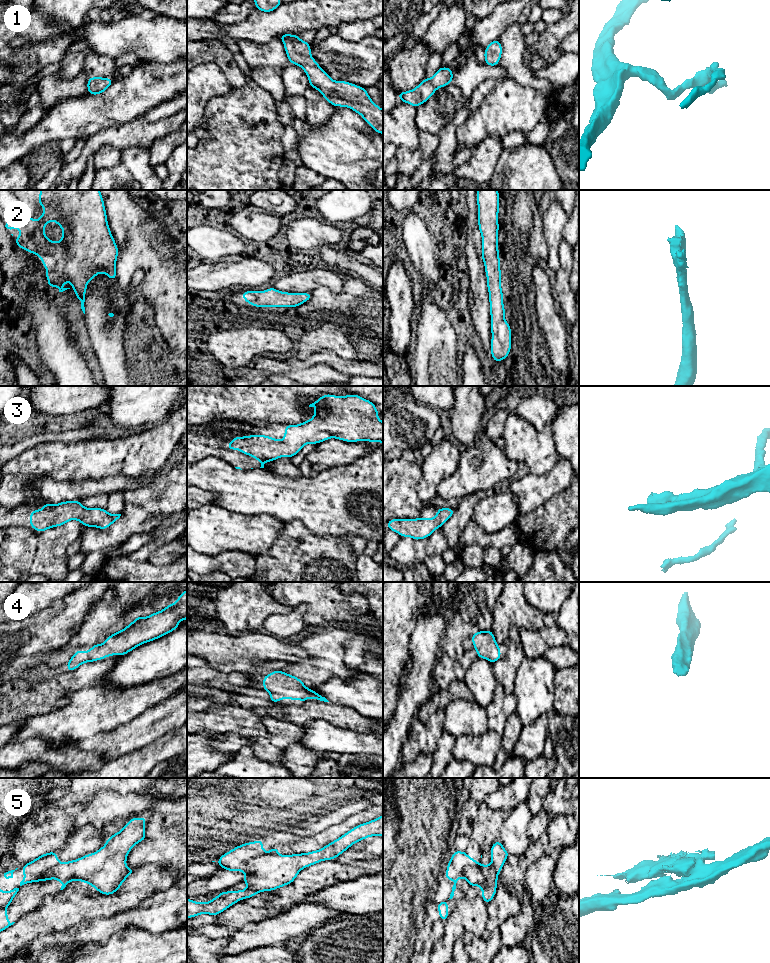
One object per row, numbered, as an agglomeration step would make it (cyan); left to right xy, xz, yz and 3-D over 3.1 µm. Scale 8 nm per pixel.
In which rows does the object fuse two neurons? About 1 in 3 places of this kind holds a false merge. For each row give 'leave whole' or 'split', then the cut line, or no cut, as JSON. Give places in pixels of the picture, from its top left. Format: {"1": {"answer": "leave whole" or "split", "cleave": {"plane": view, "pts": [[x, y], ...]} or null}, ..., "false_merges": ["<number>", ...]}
{"1": {"answer": "leave whole", "cleave": null}, "2": {"answer": "leave whole", "cleave": null}, "3": {"answer": "leave whole", "cleave": null}, "4": {"answer": "leave whole", "cleave": null}, "5": {"answer": "split", "cleave": {"plane": "xz", "pts": [[277, 853], [261, 854], [253, 857], [240, 870]]}}, "false_merges": ["5"]}

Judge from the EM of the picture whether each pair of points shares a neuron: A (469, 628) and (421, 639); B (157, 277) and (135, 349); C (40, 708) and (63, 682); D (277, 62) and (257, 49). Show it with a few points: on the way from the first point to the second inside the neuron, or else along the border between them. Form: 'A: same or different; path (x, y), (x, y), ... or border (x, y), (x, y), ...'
A: different; border (452, 613), (442, 636), (440, 646)
B: different; border (141, 299), (152, 306), (153, 320), (157, 325)
C: same; path (43, 702), (57, 688)
D: same; path (272, 57), (262, 54)

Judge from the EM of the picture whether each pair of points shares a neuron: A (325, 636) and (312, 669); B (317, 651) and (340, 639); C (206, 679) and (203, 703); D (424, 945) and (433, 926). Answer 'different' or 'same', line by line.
A: same
B: same
C: same
D: same

